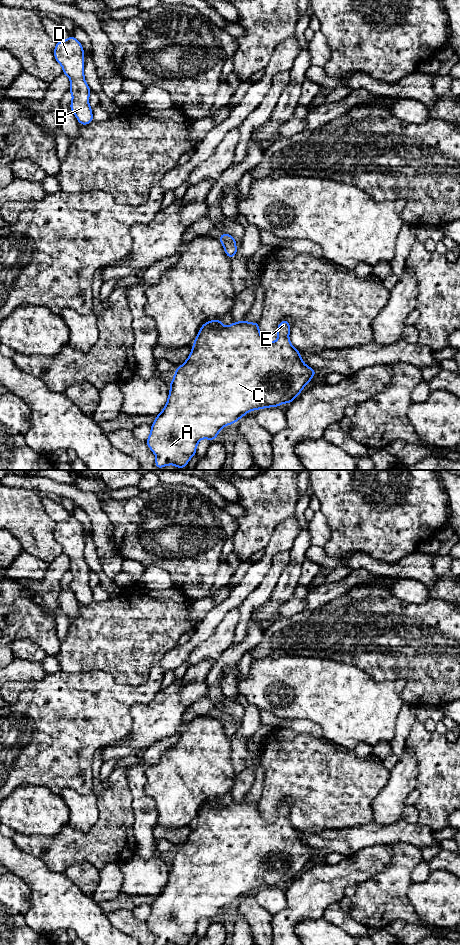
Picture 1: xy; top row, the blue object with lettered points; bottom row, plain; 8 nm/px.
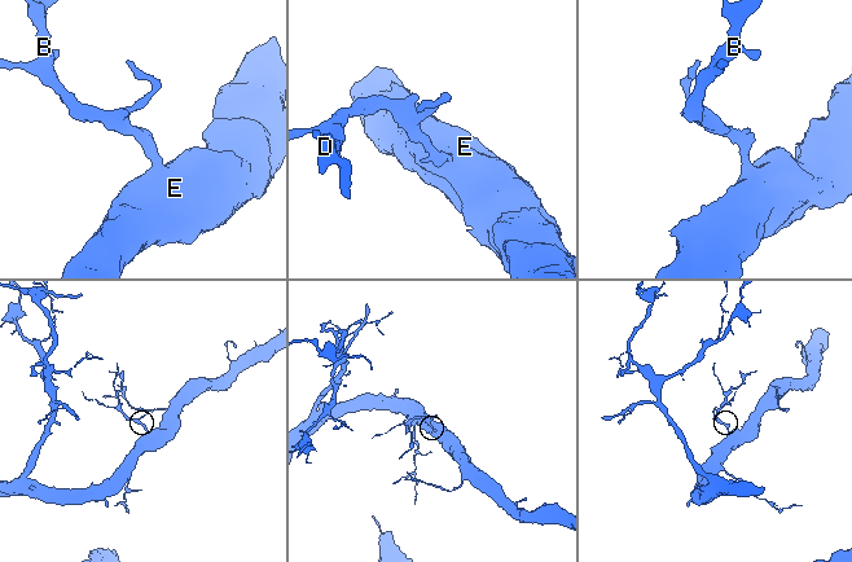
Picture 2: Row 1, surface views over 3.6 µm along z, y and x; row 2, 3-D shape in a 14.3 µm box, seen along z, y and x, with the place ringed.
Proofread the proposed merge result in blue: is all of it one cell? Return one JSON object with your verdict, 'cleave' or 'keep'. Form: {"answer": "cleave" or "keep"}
{"answer": "keep"}

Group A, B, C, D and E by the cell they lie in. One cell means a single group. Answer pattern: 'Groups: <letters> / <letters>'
Groups: A B C D E

